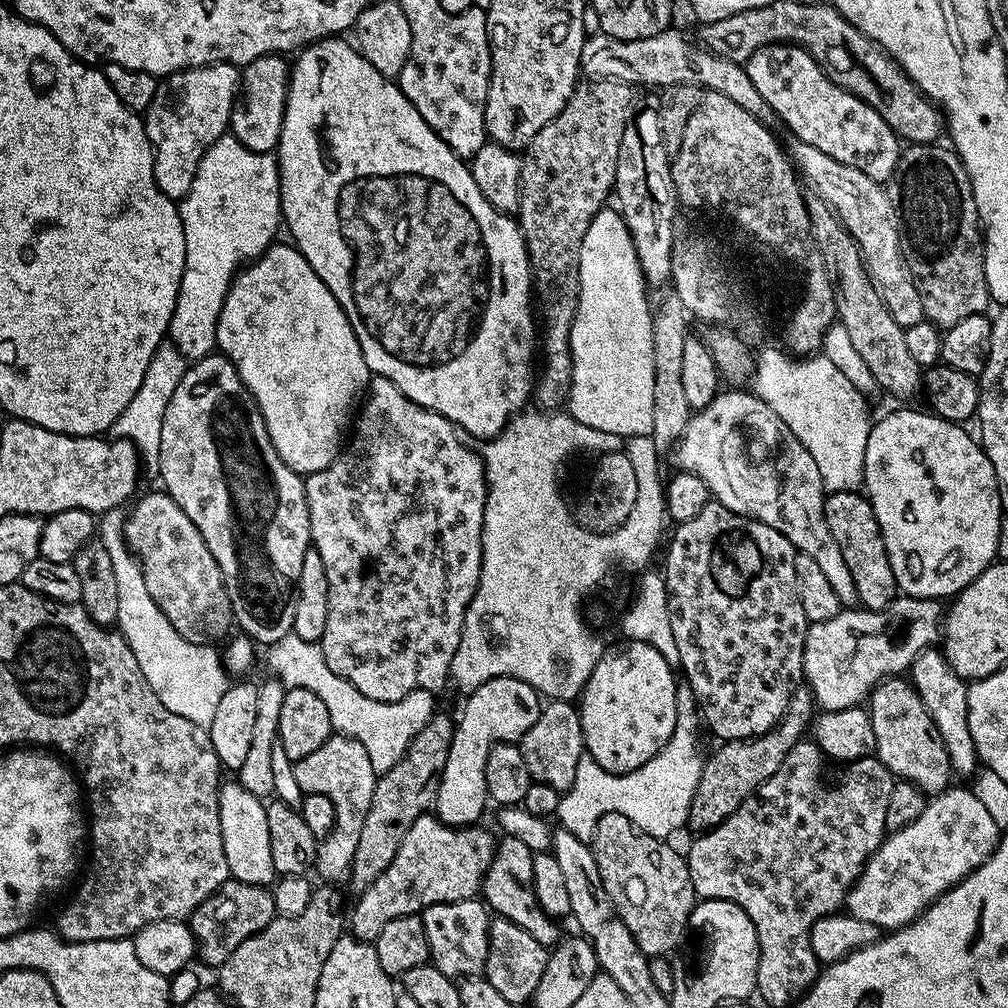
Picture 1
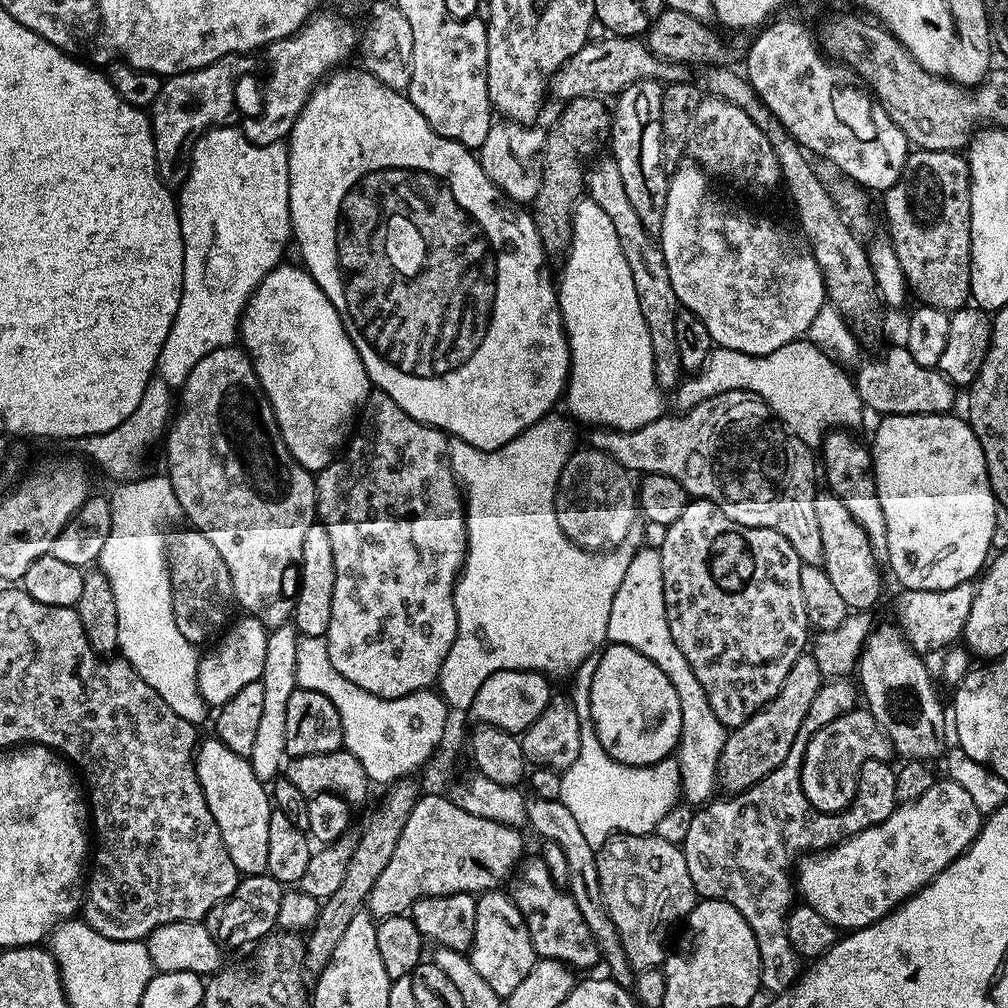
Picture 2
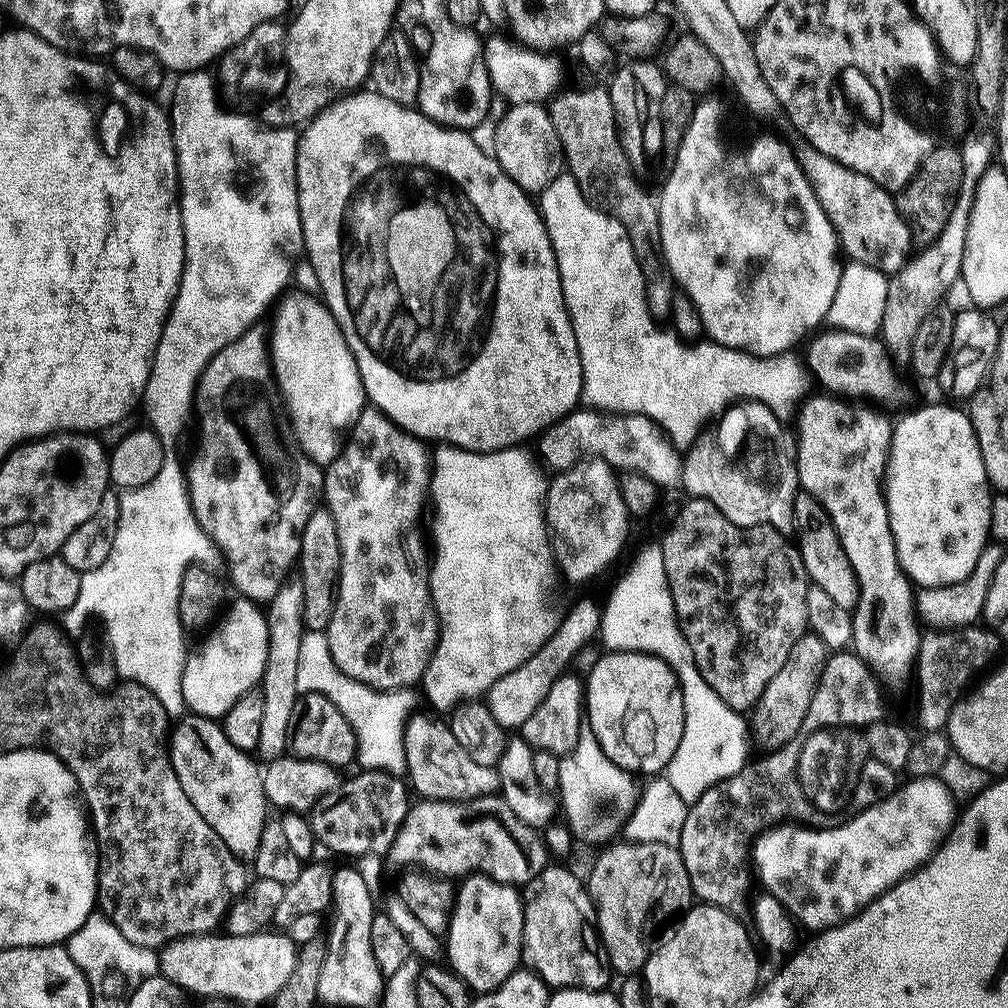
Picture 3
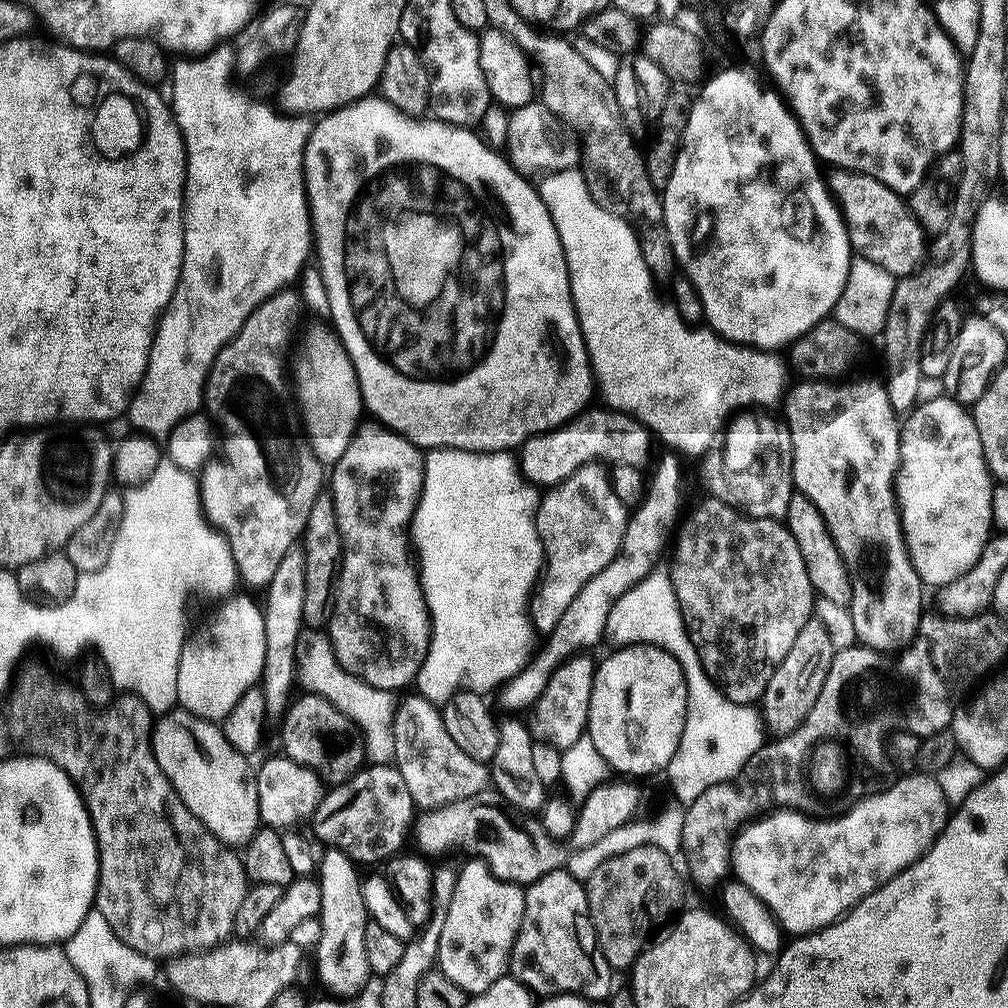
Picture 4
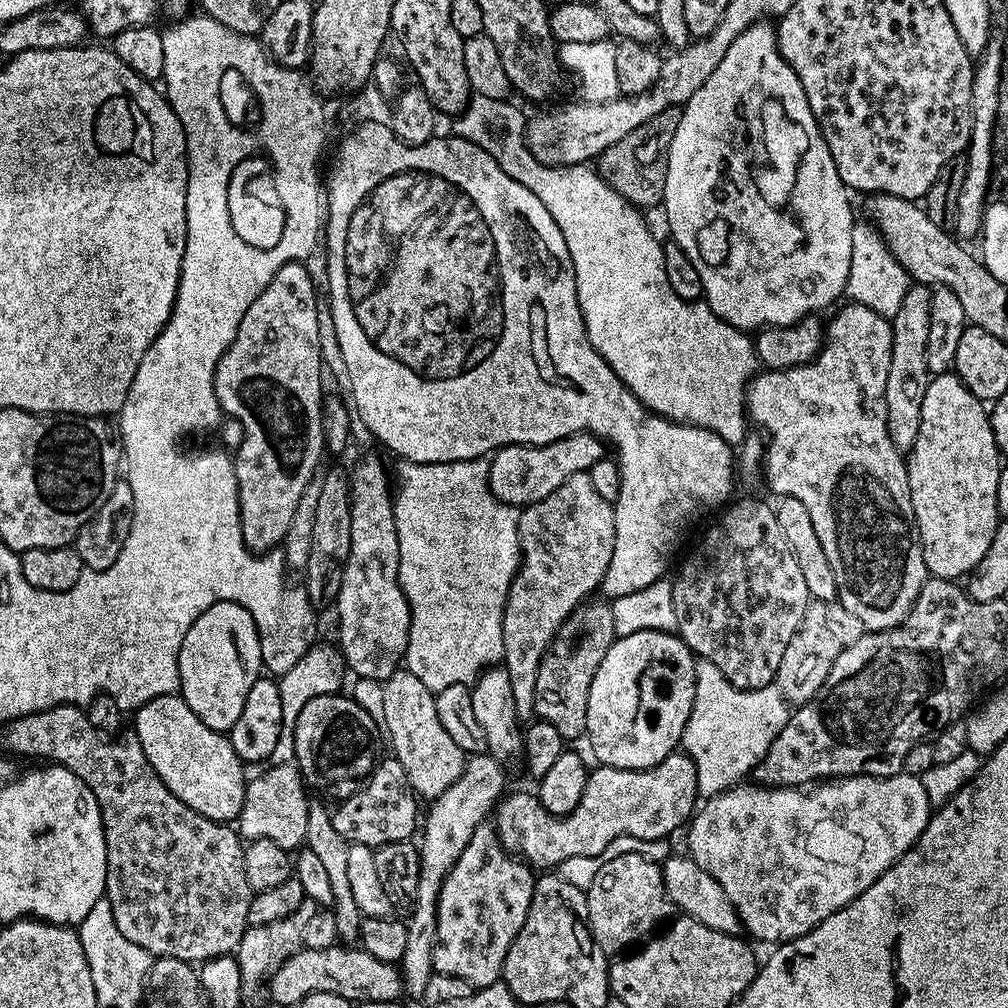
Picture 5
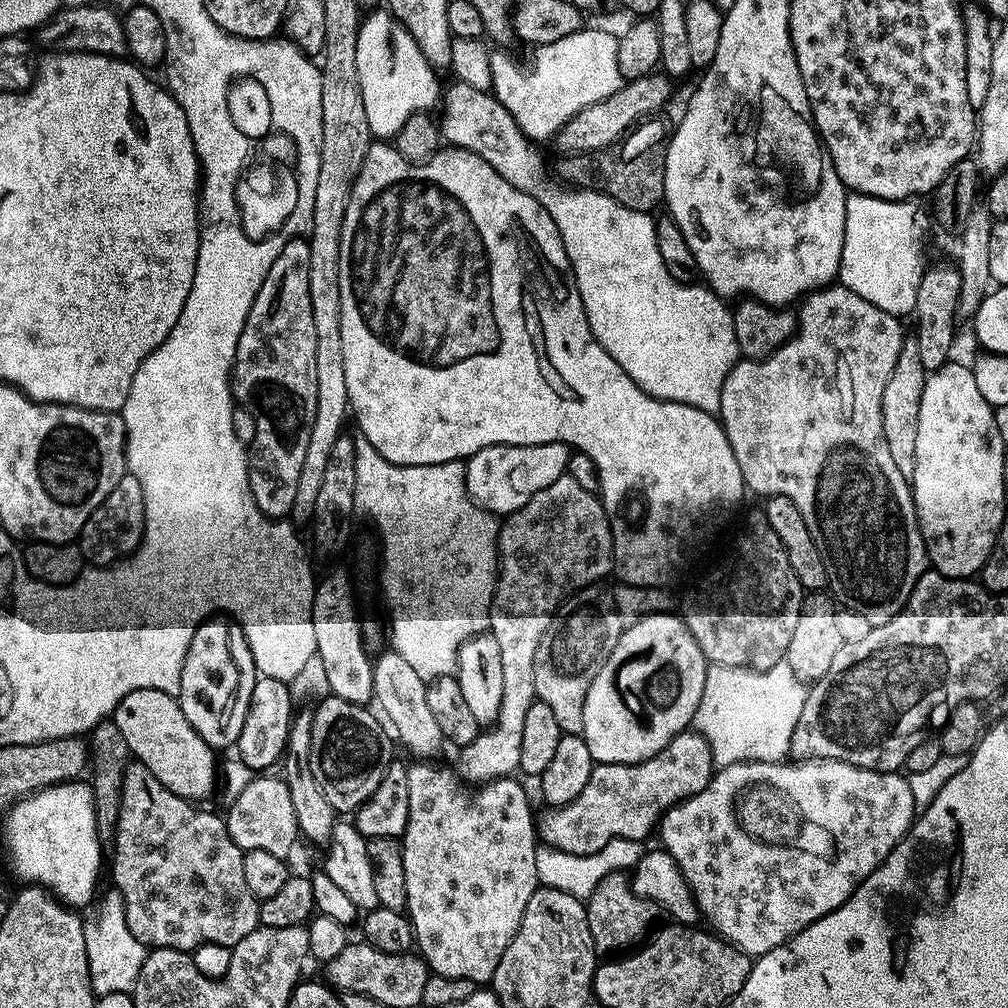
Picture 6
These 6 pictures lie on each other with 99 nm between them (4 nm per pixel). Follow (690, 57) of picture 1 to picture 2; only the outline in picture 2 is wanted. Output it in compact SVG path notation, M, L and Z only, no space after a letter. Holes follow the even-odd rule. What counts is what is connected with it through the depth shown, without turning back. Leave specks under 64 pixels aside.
M618 36L607 37L609 40L596 40L584 45L578 54L574 54L556 71L551 81L551 91L556 91L560 102L567 102L583 96L612 98L626 86L639 80L659 80L665 85L679 84L685 79L685 65L673 64L670 60L661 60L649 50L647 43L636 38ZM596 40L596 41L595 41ZM609 96L609 97L608 97Z

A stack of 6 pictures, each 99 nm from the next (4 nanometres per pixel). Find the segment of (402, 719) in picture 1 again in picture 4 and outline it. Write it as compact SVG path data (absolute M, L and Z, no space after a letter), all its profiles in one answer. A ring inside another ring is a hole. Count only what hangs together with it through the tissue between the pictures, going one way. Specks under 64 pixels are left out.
M305 627L301 631L298 642L296 643L296 671L298 673L298 684L301 689L307 690L309 693L321 696L329 700L334 706L338 706L338 710L342 710L342 714L346 714L352 723L360 727L360 731L364 734L364 746L366 756L371 763L386 764L395 761L396 751L394 750L394 718L396 717L397 697L391 692L375 688L360 680L354 674L350 674L341 664L336 661L336 655L332 649L332 642L328 639L323 631Z

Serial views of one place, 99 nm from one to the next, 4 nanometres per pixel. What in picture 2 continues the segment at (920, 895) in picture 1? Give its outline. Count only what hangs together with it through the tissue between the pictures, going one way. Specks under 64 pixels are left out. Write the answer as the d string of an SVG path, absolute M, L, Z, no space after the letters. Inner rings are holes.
M947 778L937 779L930 790L926 790L916 800L901 803L880 824L872 824L827 850L805 855L798 864L799 895L801 892L804 895L803 903L818 910L818 914L822 914L822 918L826 918L826 922L830 922L838 930L865 928L890 914L915 892L925 888L934 877L940 876L946 866L954 863L972 845L976 835L980 833L981 823L982 813L978 806L974 806L970 794L966 794L966 790L958 786L958 782Z

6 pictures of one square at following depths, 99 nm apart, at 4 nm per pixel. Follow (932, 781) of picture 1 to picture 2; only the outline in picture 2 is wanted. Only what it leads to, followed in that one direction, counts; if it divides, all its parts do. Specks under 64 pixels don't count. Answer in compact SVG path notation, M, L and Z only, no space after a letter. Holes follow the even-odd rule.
M877 623L869 632L858 661L858 686L868 712L874 714L874 718L878 718L878 726L886 730L895 755L904 760L932 762L935 756L943 757L946 752L946 708L936 697L936 688L924 660L925 657L912 648L908 637L895 623Z

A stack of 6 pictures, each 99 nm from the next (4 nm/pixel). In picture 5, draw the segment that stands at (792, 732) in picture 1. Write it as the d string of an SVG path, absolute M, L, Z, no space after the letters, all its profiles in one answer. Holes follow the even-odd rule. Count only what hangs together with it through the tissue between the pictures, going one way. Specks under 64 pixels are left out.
M809 599L806 614L802 614L802 622L798 630L794 630L790 646L786 646L786 654L782 654L782 666L778 666L774 686L781 698L792 706L807 704L812 700L826 680L826 674L830 674L830 666L834 665L840 649L838 638L834 638L828 624L825 601Z

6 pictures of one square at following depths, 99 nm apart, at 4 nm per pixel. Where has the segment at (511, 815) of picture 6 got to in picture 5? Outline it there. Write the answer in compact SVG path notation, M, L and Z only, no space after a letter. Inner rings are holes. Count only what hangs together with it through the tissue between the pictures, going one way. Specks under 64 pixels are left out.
M481 826L478 830L474 830L458 862L444 879L438 898L438 930L434 942L435 971L454 974L470 982L473 989L497 983L504 970L506 950L510 950L510 942L514 942L518 930L522 930L522 922L526 922L533 883L533 869L525 864L523 859L505 850L495 827Z

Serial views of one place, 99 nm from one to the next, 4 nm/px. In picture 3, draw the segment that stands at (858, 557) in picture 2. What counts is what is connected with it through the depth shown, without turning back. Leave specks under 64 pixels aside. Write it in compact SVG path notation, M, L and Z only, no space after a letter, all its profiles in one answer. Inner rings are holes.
M807 494L797 495L796 498L796 522L795 527L800 528L800 540L798 547L800 557L808 571L809 581L815 587L826 590L838 606L849 610L855 609L860 597L860 586L856 581L856 574L852 569L852 563L844 553L844 546L827 513L815 498Z

